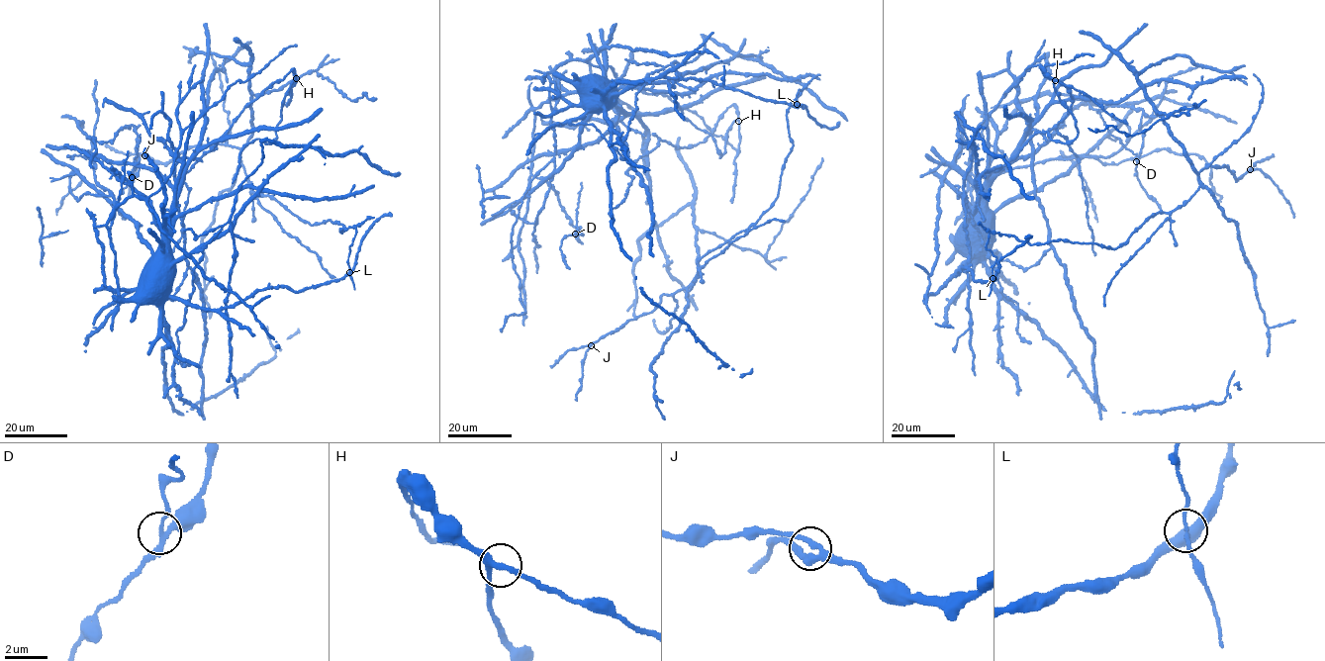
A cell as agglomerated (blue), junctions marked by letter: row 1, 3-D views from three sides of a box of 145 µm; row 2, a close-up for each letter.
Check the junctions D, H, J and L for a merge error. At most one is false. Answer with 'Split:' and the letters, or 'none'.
Split: D

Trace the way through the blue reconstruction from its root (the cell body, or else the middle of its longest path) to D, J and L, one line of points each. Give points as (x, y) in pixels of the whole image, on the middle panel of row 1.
D: (589, 81), (604, 93), (603, 86), (573, 91), (531, 108), (531, 172), (557, 194), (582, 235), (575, 234)
J: (589, 81), (619, 93), (692, 77), (795, 106), (802, 90), (774, 202), (700, 259), (689, 291), (591, 345)
L: (589, 81), (595, 89), (619, 93), (659, 77), (692, 77), (713, 81), (764, 99), (797, 104)

